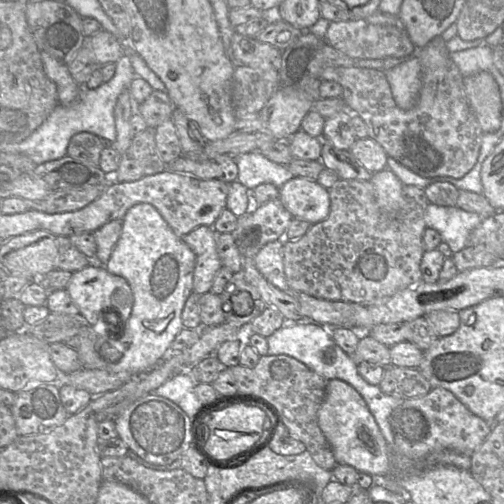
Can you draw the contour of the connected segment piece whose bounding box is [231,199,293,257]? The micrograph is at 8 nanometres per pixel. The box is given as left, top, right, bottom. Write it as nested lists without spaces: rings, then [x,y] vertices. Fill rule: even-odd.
[[[274,199],[260,205],[254,212],[246,212],[238,217],[237,227],[231,234],[241,254],[244,257],[254,257],[267,243],[284,239],[284,232],[292,219],[293,216],[285,209],[281,201]]]

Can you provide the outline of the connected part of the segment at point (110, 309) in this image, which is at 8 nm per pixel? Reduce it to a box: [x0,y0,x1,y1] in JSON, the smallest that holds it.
[65,262,134,332]

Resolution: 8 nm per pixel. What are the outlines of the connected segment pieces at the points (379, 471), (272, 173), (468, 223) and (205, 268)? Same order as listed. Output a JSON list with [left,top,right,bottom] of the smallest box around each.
[[318,379,392,478],[237,151,294,189],[425,203,486,253],[182,226,222,295]]

